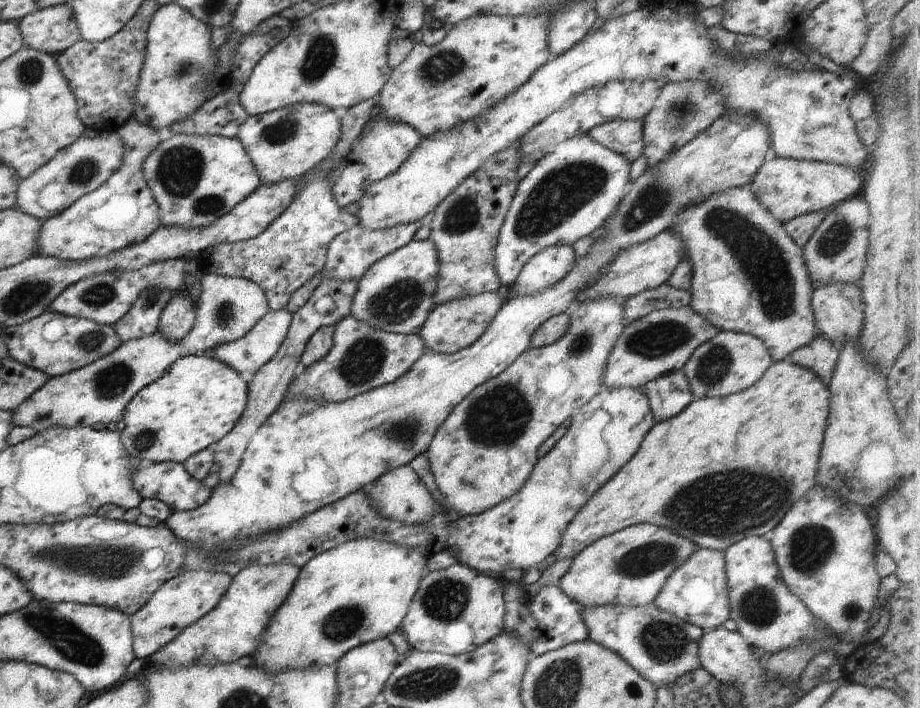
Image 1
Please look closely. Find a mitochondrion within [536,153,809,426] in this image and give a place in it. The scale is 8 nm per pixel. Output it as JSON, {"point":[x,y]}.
{"point":[761,258]}

